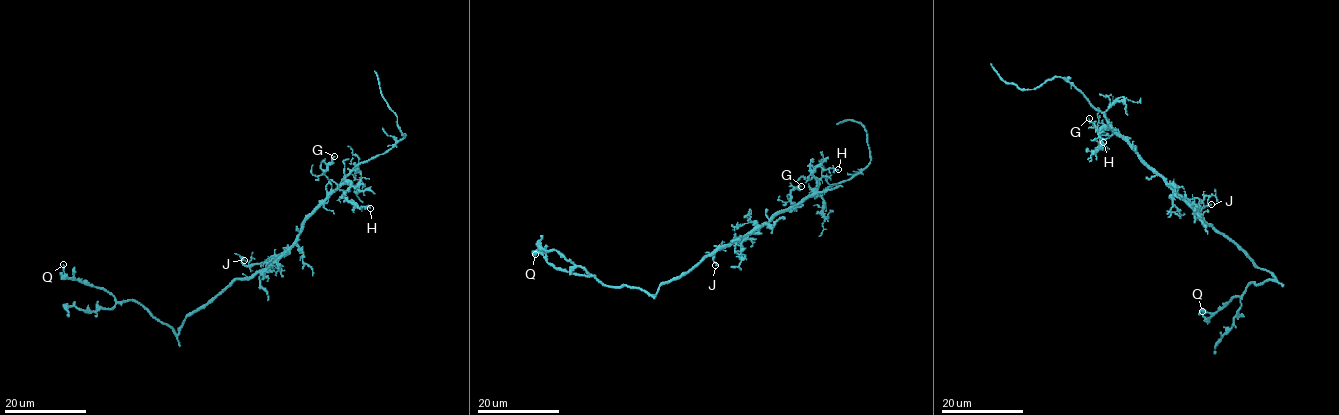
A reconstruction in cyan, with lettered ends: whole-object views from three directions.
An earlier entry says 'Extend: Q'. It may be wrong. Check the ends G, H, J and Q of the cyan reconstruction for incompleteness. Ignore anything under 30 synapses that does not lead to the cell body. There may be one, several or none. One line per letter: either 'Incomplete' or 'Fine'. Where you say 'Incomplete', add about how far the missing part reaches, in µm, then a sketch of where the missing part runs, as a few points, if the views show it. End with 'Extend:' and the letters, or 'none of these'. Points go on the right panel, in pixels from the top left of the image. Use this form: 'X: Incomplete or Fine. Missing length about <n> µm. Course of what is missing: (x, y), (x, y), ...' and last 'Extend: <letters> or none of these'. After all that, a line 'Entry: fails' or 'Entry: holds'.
G: Fine
H: Fine
J: Fine
Q: Fine
Extend: none of these
Entry: fails

